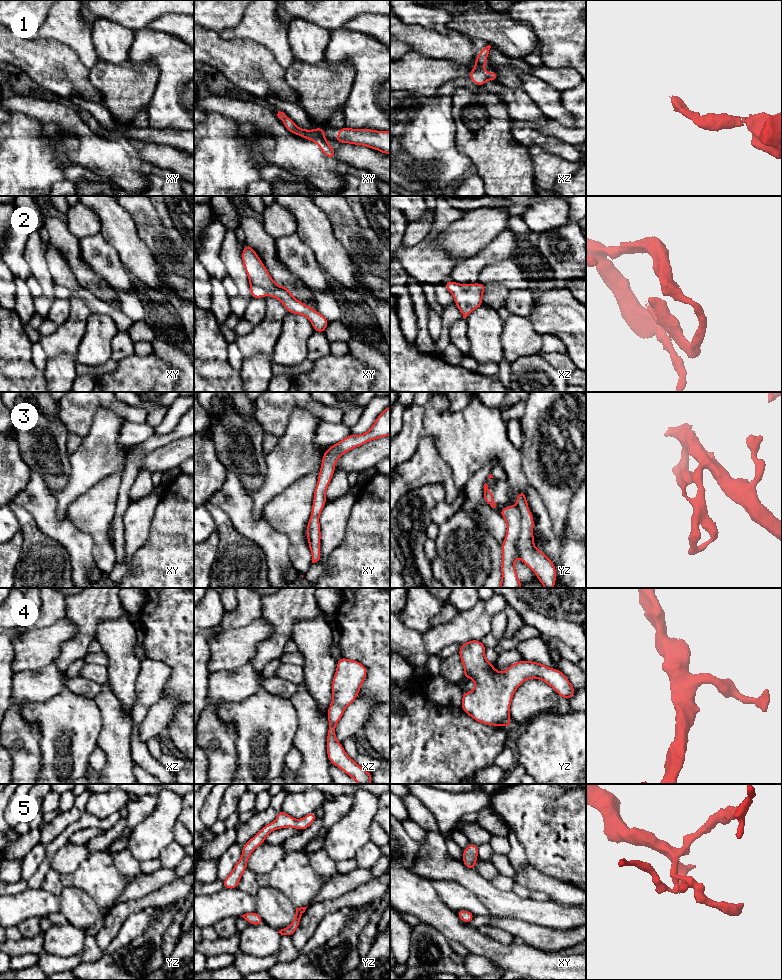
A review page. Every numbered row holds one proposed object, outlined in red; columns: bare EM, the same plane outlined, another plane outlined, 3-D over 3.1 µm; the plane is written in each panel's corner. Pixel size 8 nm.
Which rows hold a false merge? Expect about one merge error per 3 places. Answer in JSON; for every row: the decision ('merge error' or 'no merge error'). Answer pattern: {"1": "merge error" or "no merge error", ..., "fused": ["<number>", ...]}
{"1": "no merge error", "2": "no merge error", "3": "no merge error", "4": "no merge error", "5": "no merge error", "fused": []}

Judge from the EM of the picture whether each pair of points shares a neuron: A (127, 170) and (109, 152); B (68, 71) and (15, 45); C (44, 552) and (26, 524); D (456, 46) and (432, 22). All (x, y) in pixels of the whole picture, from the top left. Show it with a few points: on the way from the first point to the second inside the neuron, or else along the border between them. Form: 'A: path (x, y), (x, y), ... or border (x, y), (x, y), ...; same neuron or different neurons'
A: path (123, 166), (113, 156); same neuron
B: path (55, 67), (43, 59), (28, 54); same neuron
C: path (37, 545), (30, 531); same neuron
D: border (422, 25), (444, 34), (457, 33); different neurons

